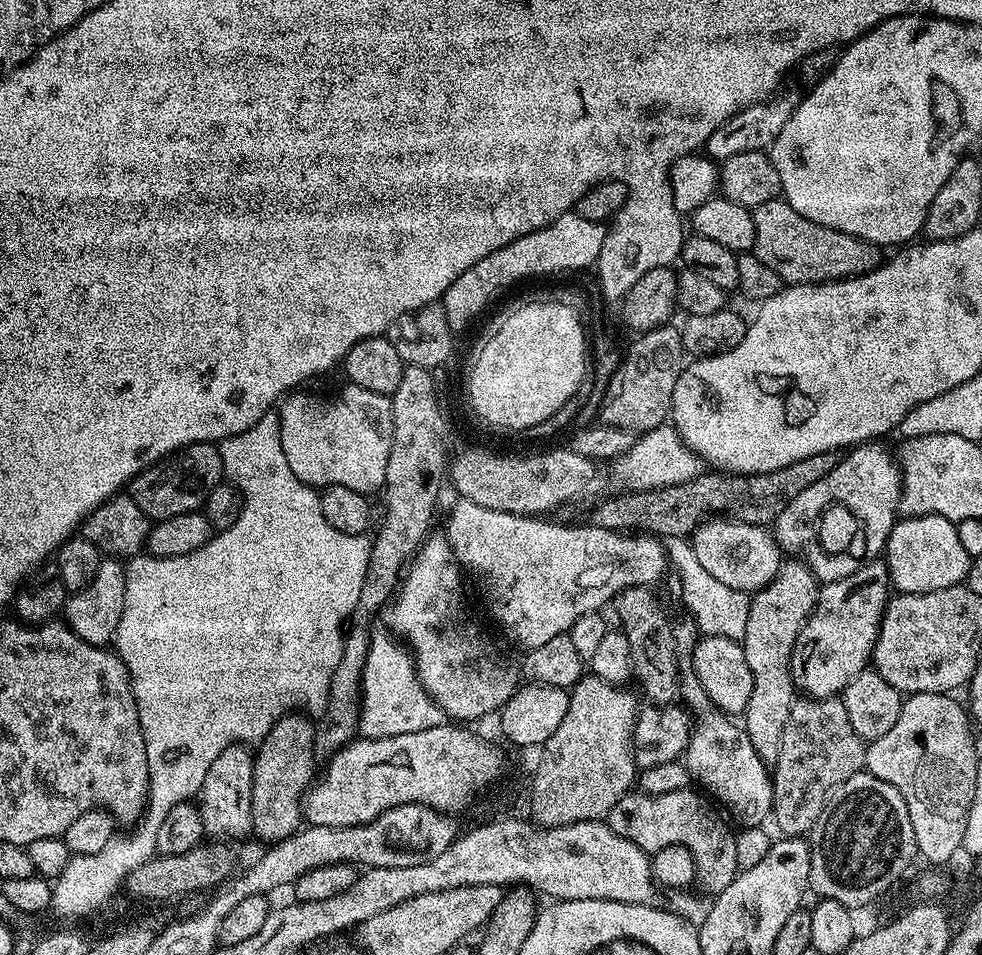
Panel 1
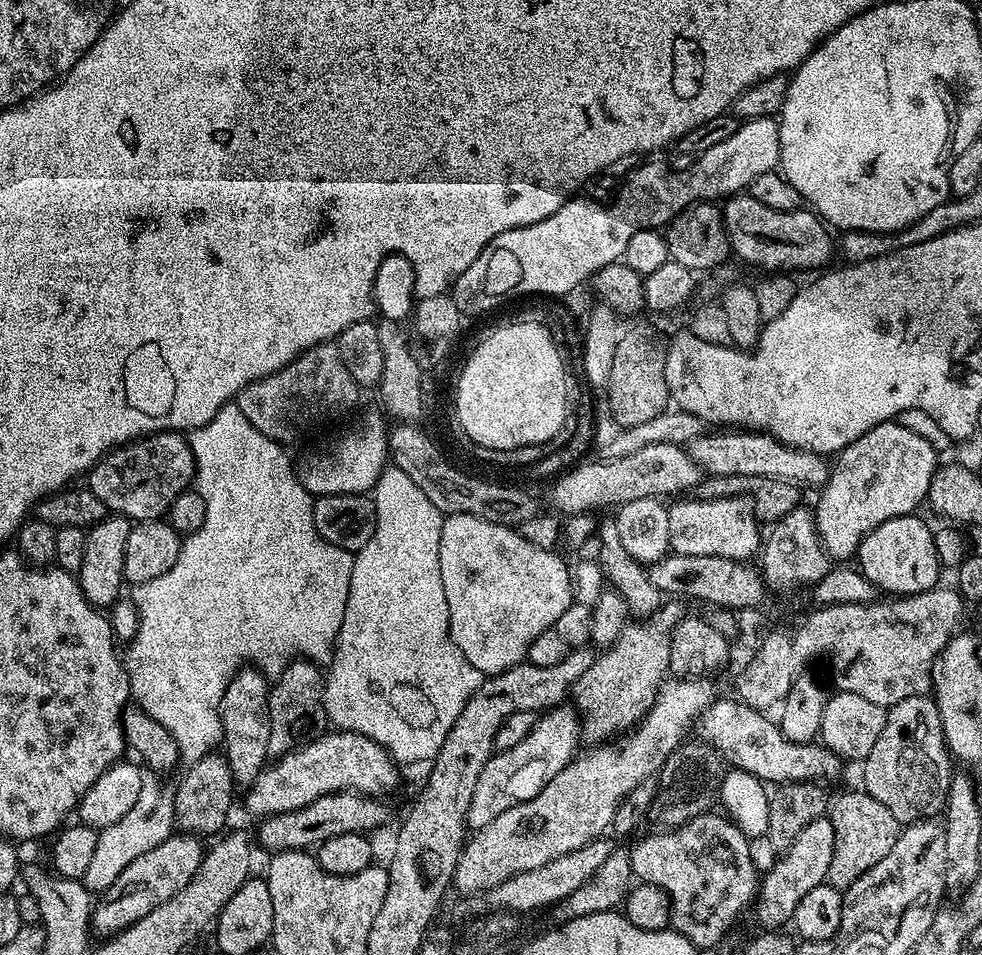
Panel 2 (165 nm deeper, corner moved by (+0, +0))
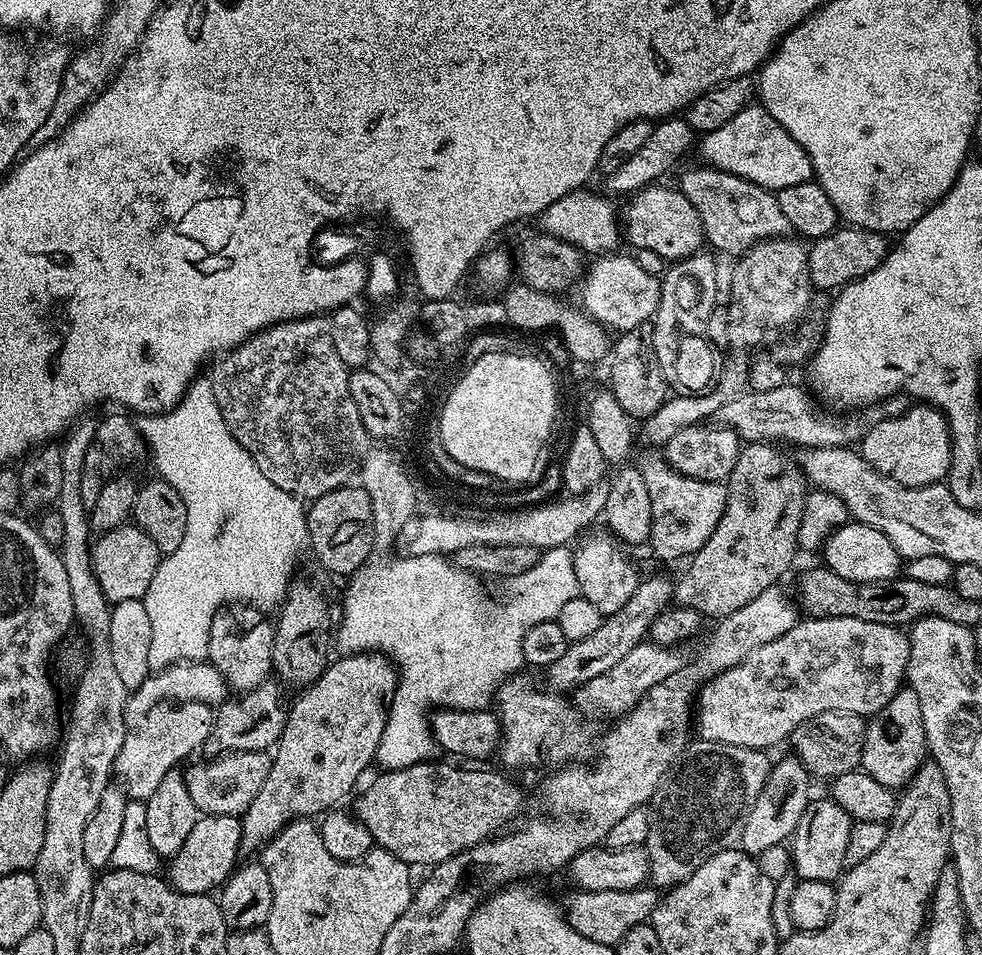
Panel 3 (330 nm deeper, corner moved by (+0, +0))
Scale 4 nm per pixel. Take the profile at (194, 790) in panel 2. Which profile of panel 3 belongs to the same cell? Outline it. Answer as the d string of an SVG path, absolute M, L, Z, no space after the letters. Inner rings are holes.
M262 683L249 692L225 700L216 712L210 734L202 745L205 757L215 758L229 752L262 752L279 741L284 723L288 720L288 708L286 700L284 704L285 689L279 683L272 683Z

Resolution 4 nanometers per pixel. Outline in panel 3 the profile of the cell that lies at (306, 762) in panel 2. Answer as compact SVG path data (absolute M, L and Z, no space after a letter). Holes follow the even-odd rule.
M267 751L229 752L204 763L208 764L196 764L184 772L186 790L190 790L190 798L194 798L197 813L206 816L230 814L239 817L243 817L250 802L254 802L258 790L262 790L262 782L266 782L266 774L270 774L272 765Z

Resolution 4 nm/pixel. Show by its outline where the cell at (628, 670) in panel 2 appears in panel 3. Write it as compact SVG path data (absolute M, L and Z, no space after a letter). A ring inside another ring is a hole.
M745 443L741 447L738 454L738 462L734 462L734 470L728 475L726 487L728 490L728 497L726 498L726 510L722 514L722 518L718 522L718 526L714 530L714 534L710 534L710 538L706 542L706 546L702 546L702 550L698 550L687 561L688 569L674 580L674 587L672 590L673 601L679 607L689 608L694 610L701 618L719 618L722 616L729 616L734 614L734 610L738 610L742 606L746 606L746 602L750 602L754 598L758 598L758 594L762 594L762 590L779 585L780 575L787 570L792 564L792 559L798 553L798 545L796 543L796 535L798 534L798 522L802 522L802 510L804 509L804 501L807 500L810 491L809 485L804 478L804 470L800 467L795 459L792 460L784 452L779 452L775 443Z

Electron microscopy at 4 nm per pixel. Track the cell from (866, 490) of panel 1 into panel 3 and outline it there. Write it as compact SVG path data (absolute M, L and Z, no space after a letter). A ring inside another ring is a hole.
M923 402L910 406L906 414L889 420L877 419L872 429L863 433L858 451L874 470L907 488L941 483L953 471L952 435L943 412Z

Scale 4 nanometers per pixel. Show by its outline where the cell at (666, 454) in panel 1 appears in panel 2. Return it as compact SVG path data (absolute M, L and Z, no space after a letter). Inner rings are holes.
M718 430L714 436L703 434L690 441L686 447L690 458L710 476L753 476L778 478L805 489L823 488L828 480L830 464L821 453L807 452L784 444L766 432L755 430Z

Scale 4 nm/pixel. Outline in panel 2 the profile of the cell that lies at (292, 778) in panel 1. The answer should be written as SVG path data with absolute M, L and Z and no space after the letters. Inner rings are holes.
M297 658L280 671L275 677L268 693L268 709L270 710L270 746L268 755L279 758L288 752L303 748L311 740L325 735L330 721L324 709L325 673L321 665L312 661Z

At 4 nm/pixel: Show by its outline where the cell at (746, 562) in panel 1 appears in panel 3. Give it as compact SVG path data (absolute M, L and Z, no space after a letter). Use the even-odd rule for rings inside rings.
M656 454L639 465L646 490L650 494L650 538L648 544L660 560L690 558L714 534L726 510L727 487L721 482L702 482L678 474L668 465L663 455Z

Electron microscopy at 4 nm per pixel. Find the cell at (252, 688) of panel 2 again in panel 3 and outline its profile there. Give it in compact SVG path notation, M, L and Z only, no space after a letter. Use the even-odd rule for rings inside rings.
M225 606L212 620L206 660L222 673L233 693L249 692L273 675L272 655L276 629L273 621L264 620L264 616L261 609L251 606Z

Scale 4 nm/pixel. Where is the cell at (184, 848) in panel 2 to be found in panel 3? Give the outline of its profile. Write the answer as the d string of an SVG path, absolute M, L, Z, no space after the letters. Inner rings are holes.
M230 814L201 815L197 819L194 830L190 830L186 842L182 842L182 850L178 850L178 854L174 854L167 861L166 879L168 883L173 888L177 888L179 892L186 894L215 893L236 871L238 861L241 859L242 826L240 821L241 817Z

